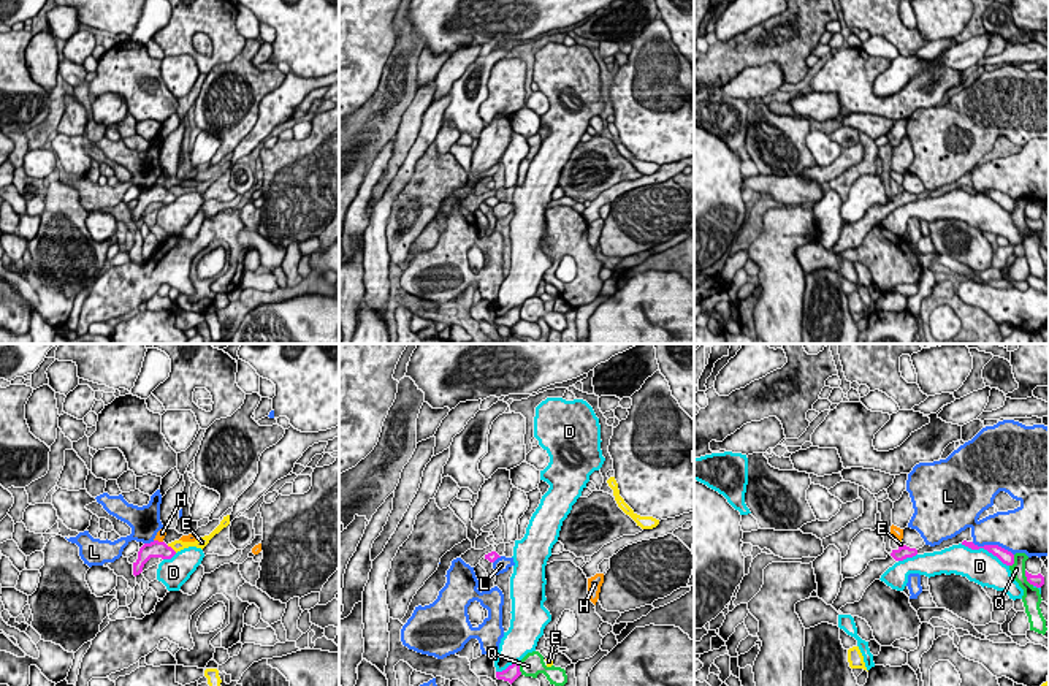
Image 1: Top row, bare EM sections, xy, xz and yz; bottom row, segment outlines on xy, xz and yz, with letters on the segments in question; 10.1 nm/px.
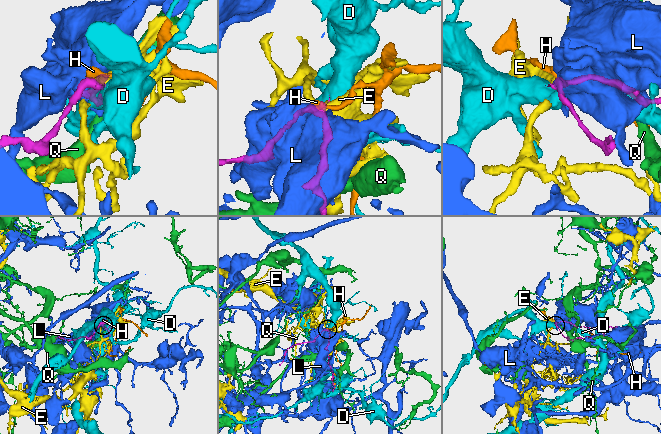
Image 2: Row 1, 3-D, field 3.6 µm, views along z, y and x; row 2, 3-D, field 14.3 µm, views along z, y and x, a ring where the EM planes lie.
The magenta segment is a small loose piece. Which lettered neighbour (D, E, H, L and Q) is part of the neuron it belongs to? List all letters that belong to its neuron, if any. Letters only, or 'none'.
none

